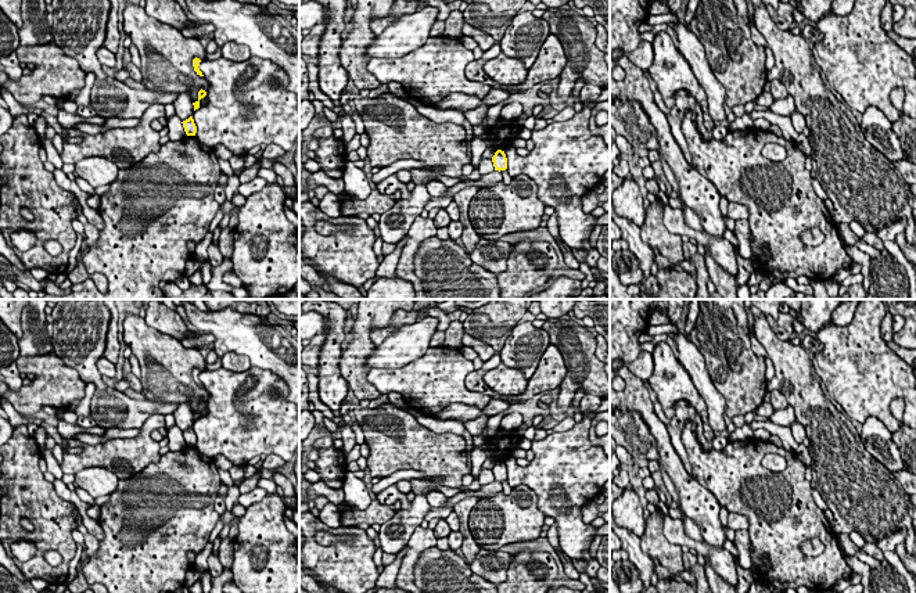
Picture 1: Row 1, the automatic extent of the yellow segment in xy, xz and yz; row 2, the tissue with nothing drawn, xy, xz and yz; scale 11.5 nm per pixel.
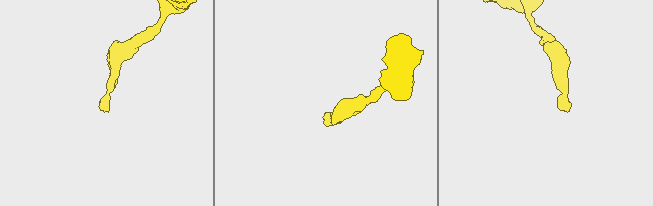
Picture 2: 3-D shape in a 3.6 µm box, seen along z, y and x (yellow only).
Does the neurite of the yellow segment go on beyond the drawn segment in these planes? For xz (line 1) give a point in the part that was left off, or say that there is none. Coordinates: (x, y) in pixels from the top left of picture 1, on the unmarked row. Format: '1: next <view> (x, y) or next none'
1: next none

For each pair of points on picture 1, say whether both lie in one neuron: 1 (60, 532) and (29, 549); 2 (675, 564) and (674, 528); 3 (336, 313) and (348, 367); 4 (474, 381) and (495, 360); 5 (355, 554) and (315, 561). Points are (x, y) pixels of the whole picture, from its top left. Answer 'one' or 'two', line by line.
1: two
2: two
3: two
4: one
5: one

